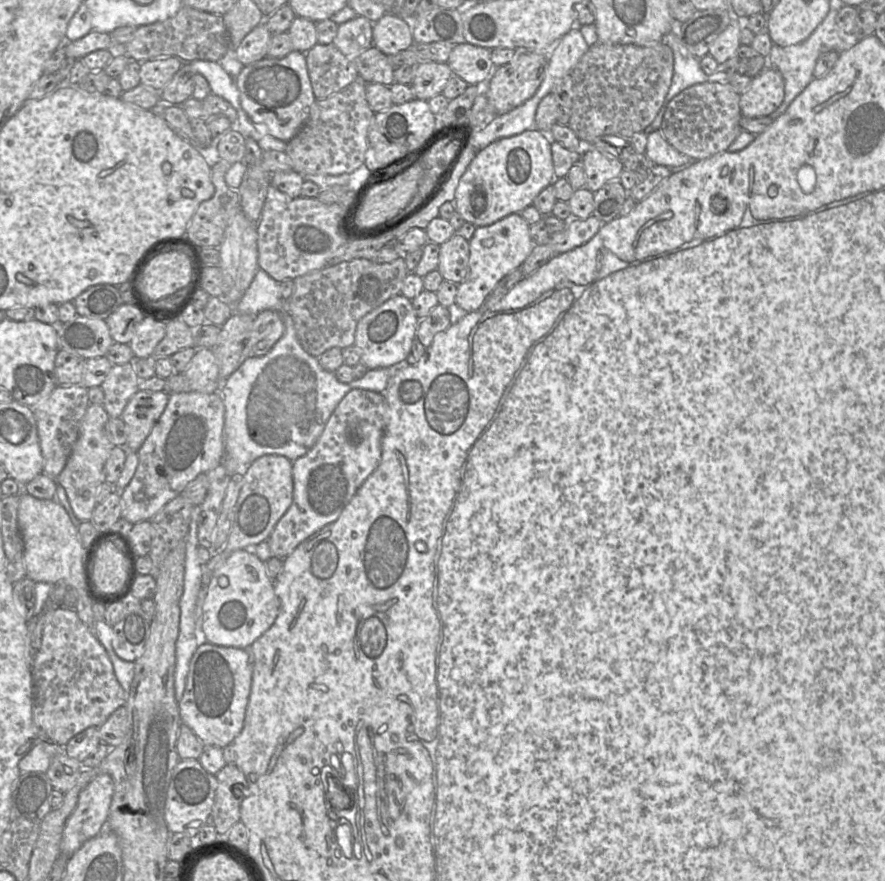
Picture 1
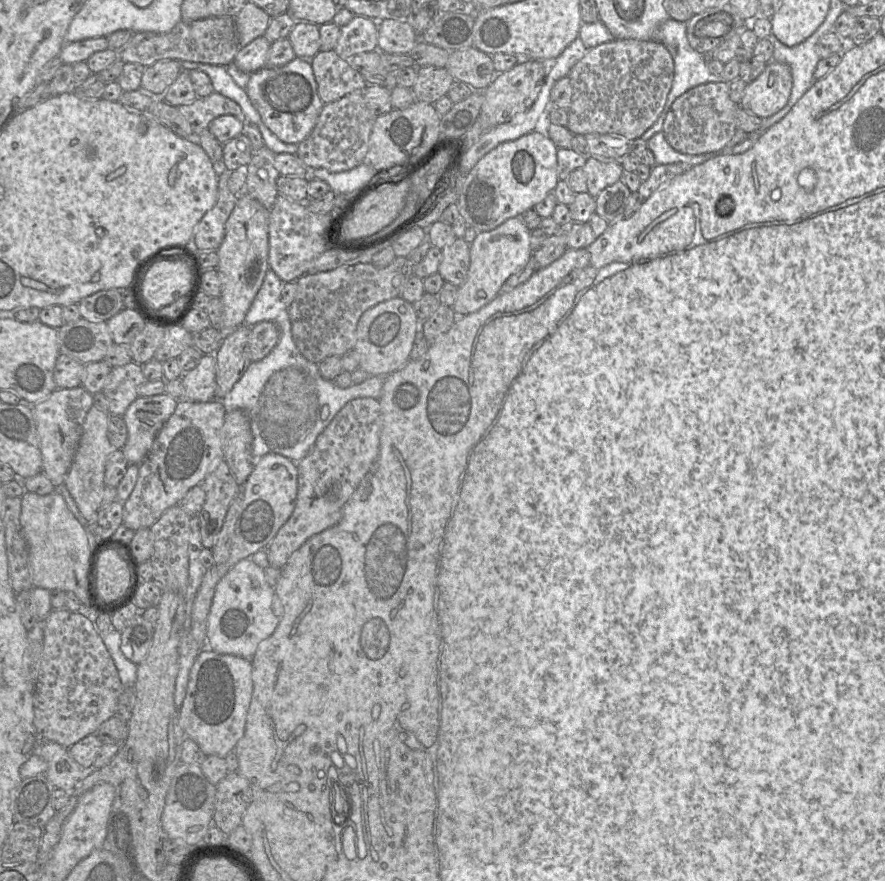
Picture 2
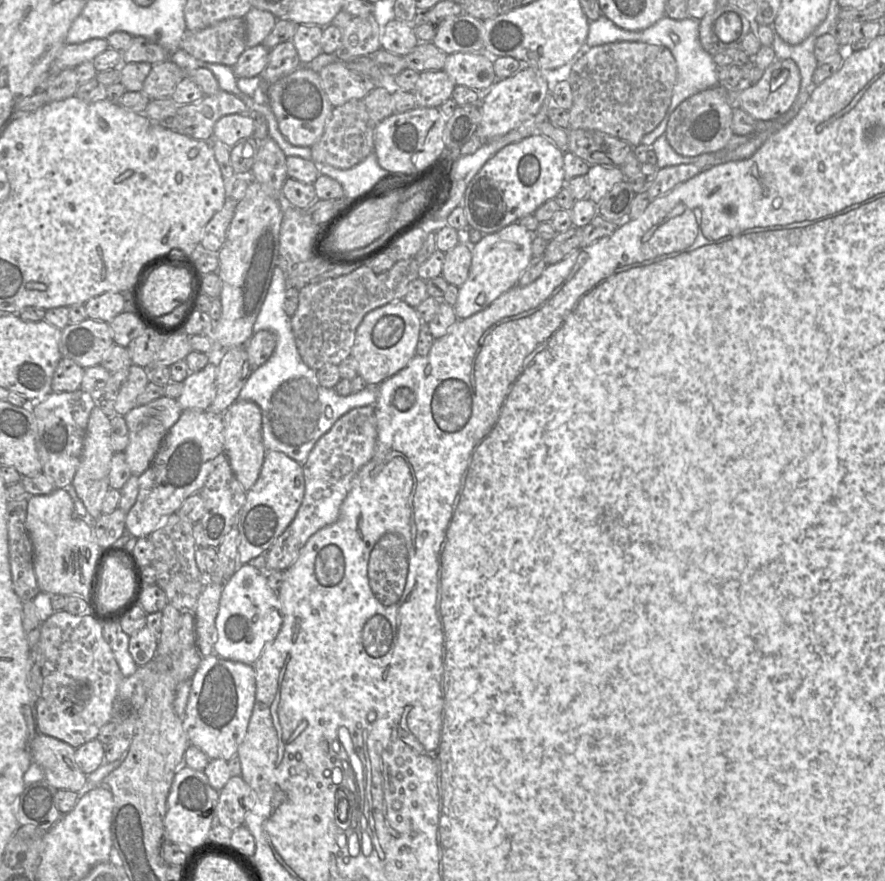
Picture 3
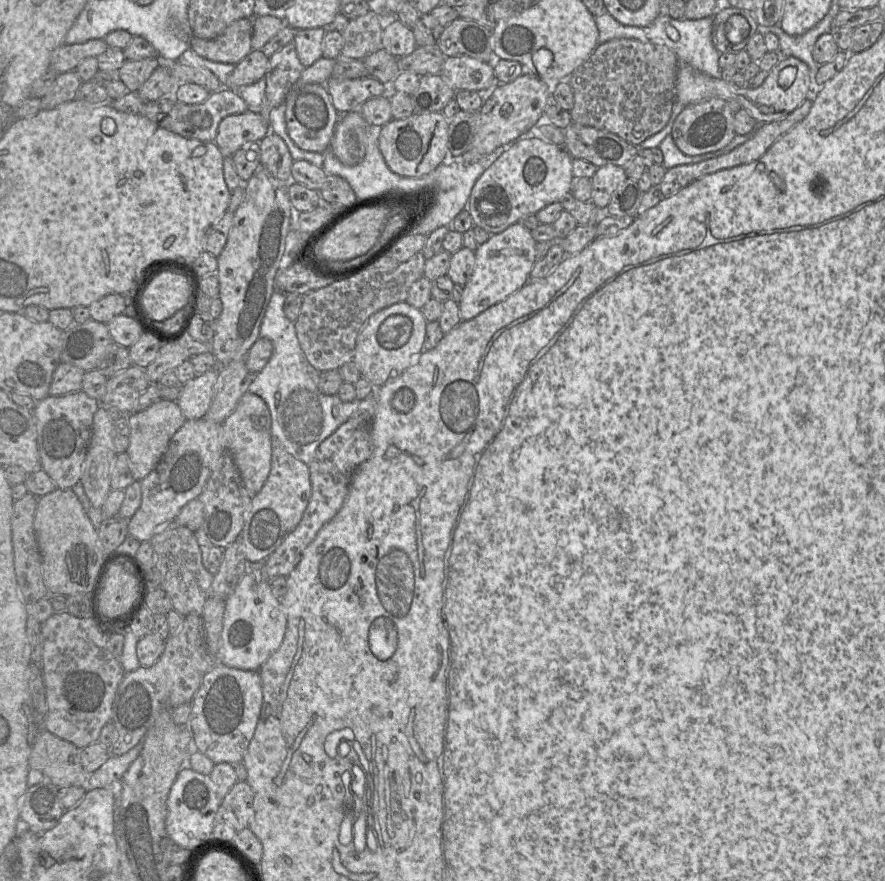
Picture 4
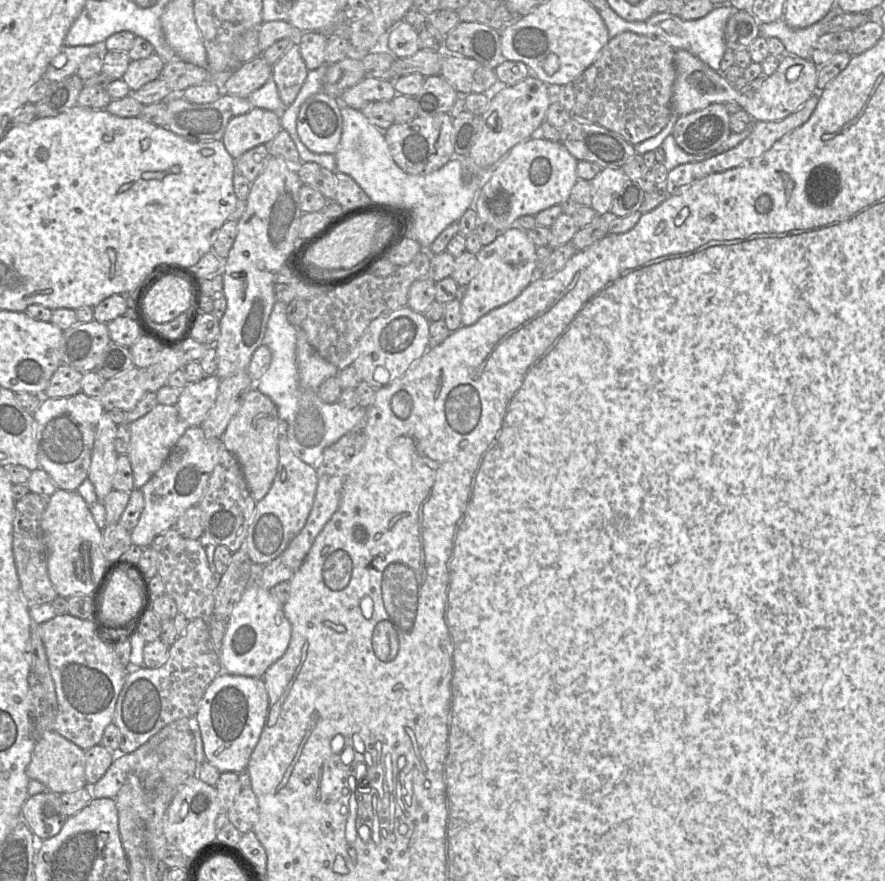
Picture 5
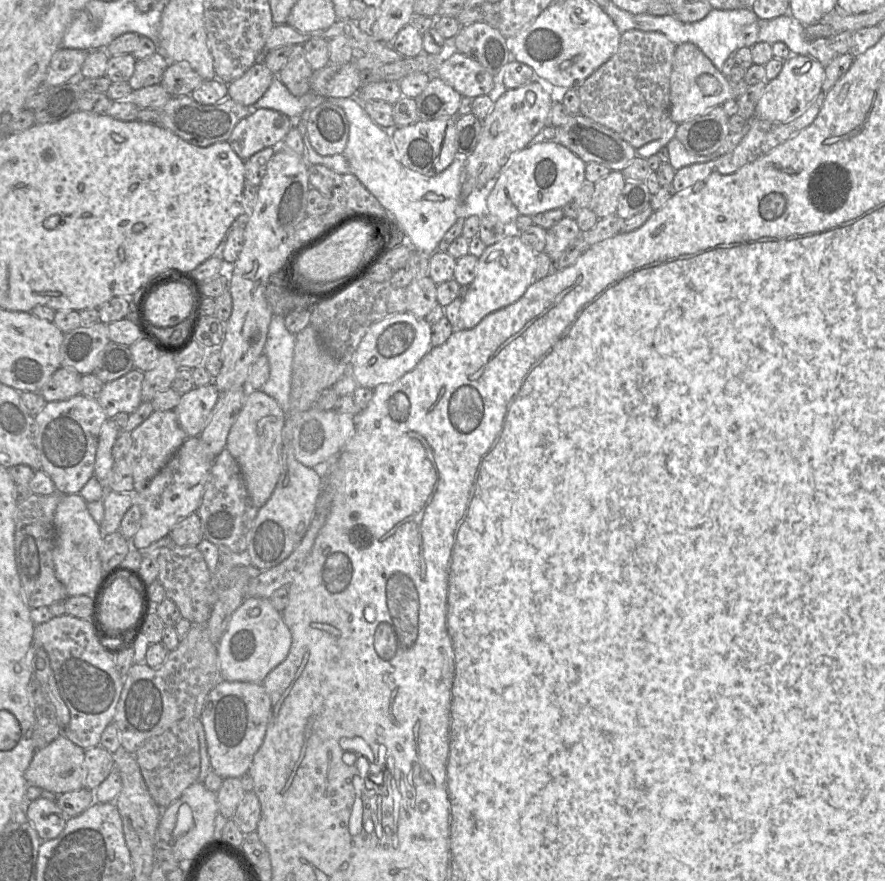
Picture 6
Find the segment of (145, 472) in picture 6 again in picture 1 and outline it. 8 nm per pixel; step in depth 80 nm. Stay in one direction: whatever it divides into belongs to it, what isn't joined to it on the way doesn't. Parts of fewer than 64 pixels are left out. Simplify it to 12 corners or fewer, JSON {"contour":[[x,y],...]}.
{"contour":[[138,390],[121,415],[127,452],[139,450],[163,413],[166,392]]}

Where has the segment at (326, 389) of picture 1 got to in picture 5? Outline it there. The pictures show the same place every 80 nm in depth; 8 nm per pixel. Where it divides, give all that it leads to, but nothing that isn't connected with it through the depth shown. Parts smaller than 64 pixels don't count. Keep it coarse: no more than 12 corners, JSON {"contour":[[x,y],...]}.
{"contour":[[277,300],[255,388],[275,403],[293,453],[316,466],[326,447],[363,432],[367,408],[300,387],[298,328]]}

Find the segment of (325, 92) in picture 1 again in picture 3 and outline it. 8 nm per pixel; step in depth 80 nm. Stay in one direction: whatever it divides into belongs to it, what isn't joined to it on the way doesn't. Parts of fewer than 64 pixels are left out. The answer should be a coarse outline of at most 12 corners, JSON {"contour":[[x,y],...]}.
{"contour":[[341,61],[318,74],[333,107],[376,87]]}

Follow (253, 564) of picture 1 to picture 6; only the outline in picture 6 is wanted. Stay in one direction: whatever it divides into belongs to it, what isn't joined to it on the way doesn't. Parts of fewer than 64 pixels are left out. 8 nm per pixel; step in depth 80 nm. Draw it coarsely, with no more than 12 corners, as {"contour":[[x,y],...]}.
{"contour":[[246,597],[217,644],[222,679],[263,684],[291,632]]}

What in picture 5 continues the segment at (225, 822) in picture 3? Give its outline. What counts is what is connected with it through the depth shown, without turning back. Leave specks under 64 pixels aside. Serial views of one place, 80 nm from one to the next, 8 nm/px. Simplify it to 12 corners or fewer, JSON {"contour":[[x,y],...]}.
{"contour":[[242,788],[226,814],[240,833],[253,831],[258,800]]}

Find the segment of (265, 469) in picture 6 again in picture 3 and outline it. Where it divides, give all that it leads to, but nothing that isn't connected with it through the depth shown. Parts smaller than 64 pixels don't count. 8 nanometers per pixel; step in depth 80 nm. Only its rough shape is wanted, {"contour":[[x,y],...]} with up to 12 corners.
{"contour":[[237,400],[223,413],[223,441],[246,491],[266,448],[262,413]]}

